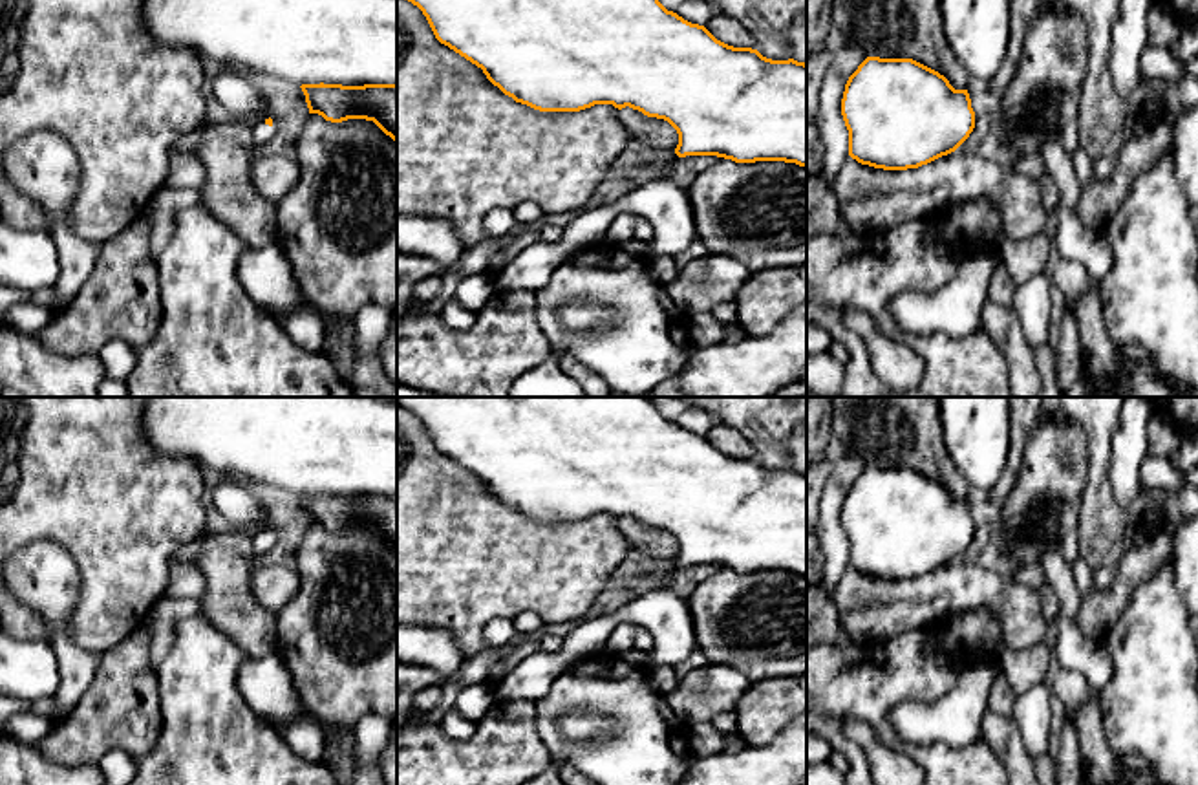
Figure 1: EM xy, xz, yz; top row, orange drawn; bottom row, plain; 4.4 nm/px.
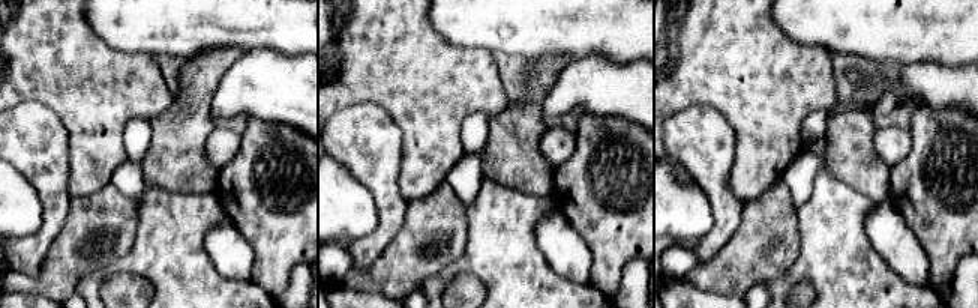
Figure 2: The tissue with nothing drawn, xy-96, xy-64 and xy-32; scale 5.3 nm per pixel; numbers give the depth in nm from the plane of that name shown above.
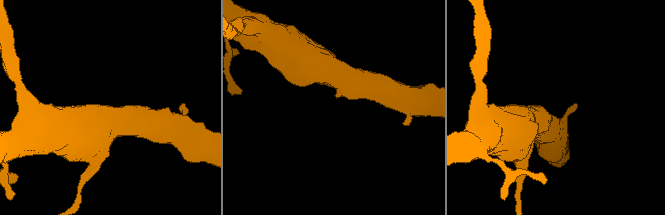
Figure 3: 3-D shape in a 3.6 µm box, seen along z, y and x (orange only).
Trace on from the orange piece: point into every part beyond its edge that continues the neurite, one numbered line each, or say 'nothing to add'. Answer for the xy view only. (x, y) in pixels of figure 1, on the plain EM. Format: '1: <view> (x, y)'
1: xy (262, 542)

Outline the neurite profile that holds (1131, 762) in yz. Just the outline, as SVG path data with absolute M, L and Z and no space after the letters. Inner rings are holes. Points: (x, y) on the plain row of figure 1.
M1134 752L1116 756L1116 778L1118 781L1123 780L1128 772L1145 772L1147 763Z

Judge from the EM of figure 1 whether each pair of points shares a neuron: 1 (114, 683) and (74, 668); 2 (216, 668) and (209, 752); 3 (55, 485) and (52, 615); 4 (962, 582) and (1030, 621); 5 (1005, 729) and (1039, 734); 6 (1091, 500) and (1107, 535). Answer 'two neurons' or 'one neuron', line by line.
1: two neurons
2: one neuron
3: two neurons
4: one neuron
5: two neurons
6: one neuron

